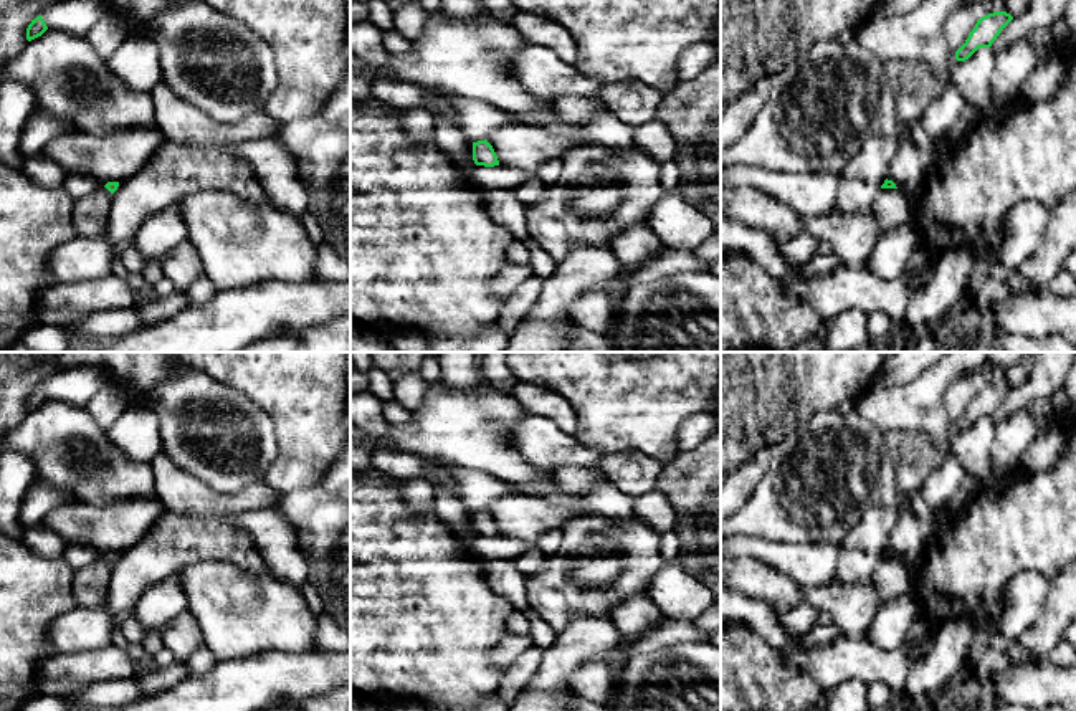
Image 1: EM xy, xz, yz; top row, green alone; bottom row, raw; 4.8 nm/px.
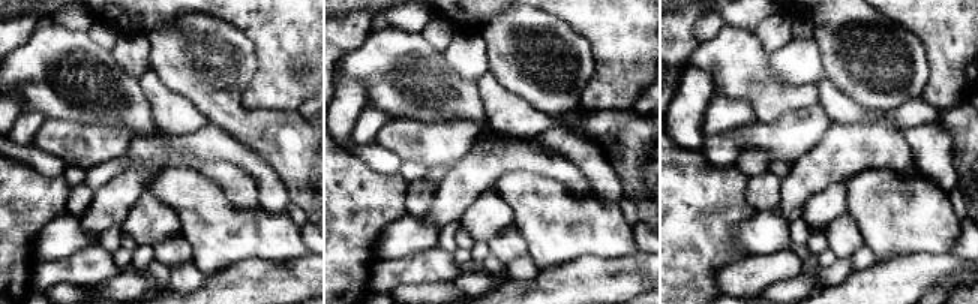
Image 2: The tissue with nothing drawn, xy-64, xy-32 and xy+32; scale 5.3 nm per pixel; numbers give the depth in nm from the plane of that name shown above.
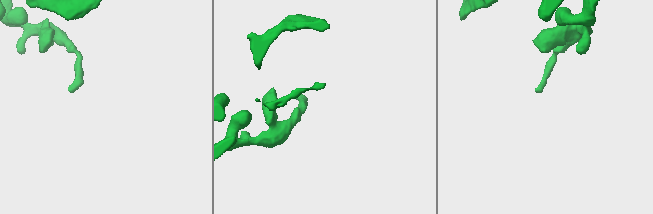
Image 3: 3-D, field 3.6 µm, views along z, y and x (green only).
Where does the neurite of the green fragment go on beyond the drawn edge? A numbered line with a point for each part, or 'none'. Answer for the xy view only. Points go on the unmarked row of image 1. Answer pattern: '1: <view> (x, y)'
none

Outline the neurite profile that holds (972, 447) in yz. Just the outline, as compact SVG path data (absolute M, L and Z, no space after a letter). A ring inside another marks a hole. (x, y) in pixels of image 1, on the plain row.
M978 418L969 430L957 432L952 443L952 456L965 468L965 473L983 481L993 470L990 446L995 440L995 425L990 418Z

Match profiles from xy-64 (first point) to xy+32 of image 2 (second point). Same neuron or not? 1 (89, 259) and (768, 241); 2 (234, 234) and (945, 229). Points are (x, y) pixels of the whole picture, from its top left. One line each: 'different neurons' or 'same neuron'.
1: different neurons
2: same neuron

